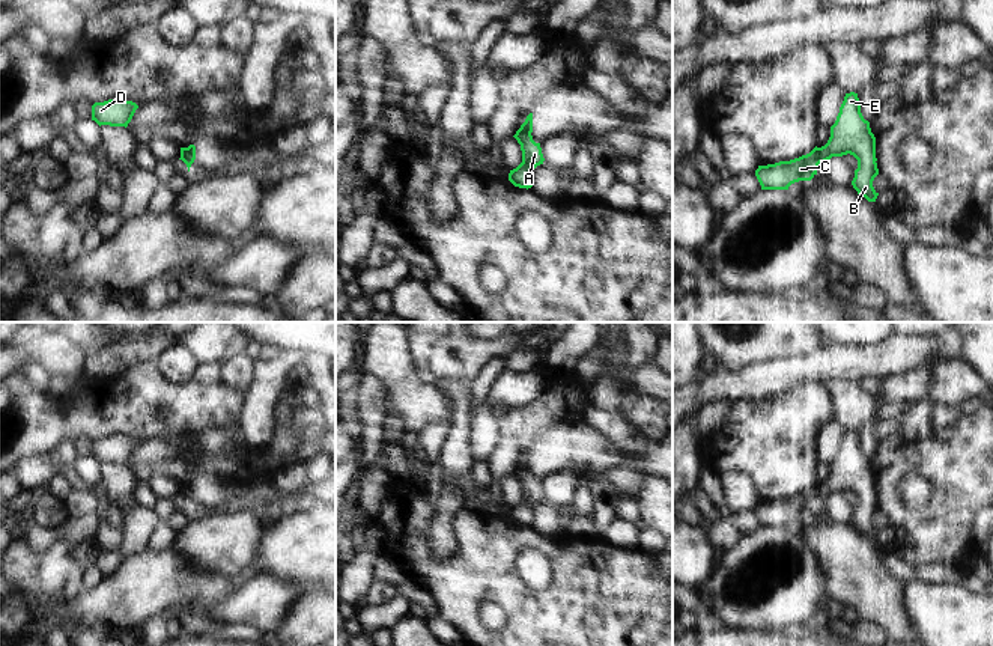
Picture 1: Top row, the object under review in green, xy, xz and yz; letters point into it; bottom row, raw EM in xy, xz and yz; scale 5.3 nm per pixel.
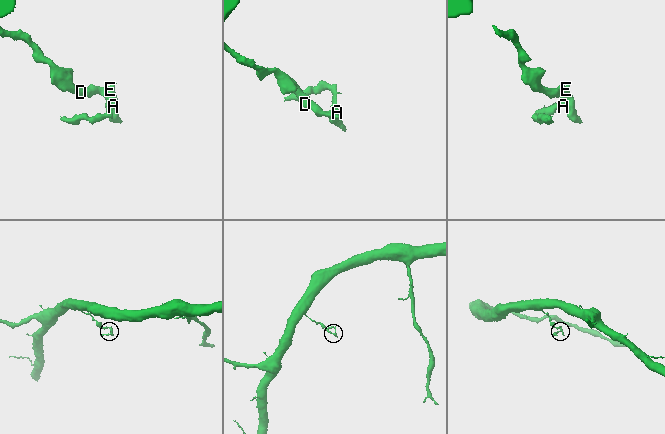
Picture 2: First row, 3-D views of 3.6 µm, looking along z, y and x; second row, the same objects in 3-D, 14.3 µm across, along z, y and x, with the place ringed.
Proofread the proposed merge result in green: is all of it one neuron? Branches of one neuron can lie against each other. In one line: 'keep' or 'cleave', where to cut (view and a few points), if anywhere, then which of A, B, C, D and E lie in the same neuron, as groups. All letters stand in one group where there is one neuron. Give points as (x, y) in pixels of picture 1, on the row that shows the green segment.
cleave | yz (817, 148), (820, 161) | A B D E / C

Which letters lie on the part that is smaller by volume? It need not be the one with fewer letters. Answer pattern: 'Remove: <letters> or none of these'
Remove: C

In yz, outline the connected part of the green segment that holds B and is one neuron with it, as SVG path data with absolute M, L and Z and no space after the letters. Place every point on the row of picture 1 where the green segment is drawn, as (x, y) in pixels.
M855 92L846 93L837 120L831 126L831 137L817 151L820 163L847 154L858 160L852 181L853 188L868 202L876 202L879 196L873 187L873 181L879 175L876 137L871 133L870 122L861 113L859 98Z

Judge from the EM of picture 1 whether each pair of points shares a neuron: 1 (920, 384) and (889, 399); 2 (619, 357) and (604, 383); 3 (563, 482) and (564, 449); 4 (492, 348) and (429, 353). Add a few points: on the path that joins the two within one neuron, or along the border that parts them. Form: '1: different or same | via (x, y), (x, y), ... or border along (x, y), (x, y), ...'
1: same | via (912, 386), (897, 392)
2: same | via (616, 363), (610, 377)
3: different | border along (575, 475), (552, 472), (540, 481)
4: same | via (477, 348), (444, 347)

